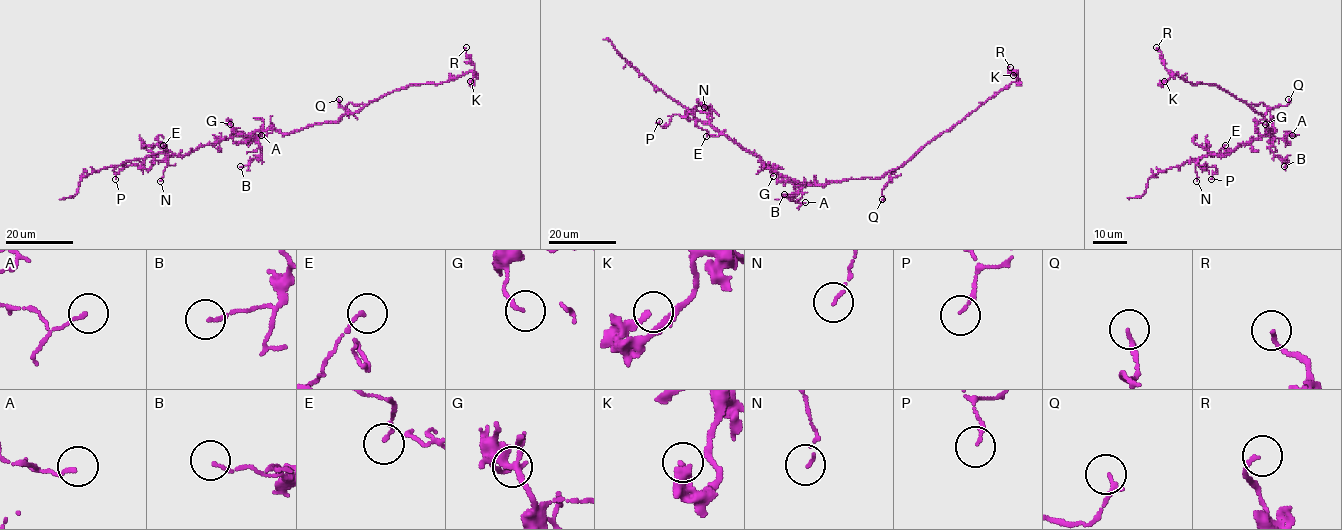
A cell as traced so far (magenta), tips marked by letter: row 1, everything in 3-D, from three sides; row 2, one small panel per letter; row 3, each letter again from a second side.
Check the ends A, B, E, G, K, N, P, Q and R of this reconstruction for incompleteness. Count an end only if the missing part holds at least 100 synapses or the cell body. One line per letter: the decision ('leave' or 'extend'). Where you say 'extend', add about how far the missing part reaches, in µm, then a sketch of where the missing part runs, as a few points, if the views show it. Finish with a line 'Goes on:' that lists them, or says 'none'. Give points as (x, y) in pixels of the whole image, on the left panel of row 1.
A: leave
B: leave
E: leave
G: leave
K: leave
N: leave
P: leave
Q: leave
R: leave
Goes on: none

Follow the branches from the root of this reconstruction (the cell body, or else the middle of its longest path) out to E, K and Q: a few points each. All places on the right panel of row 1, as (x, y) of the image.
E: (1274, 129), (1241, 144), (1229, 155), (1210, 154), (1217, 155), (1225, 145)
K: (1274, 129), (1272, 133), (1261, 114), (1217, 85), (1188, 82), (1171, 70), (1169, 78), (1162, 85), (1164, 81)
Q: (1274, 129), (1272, 133), (1266, 119), (1250, 104), (1263, 103), (1275, 108), (1286, 105), (1288, 99)

